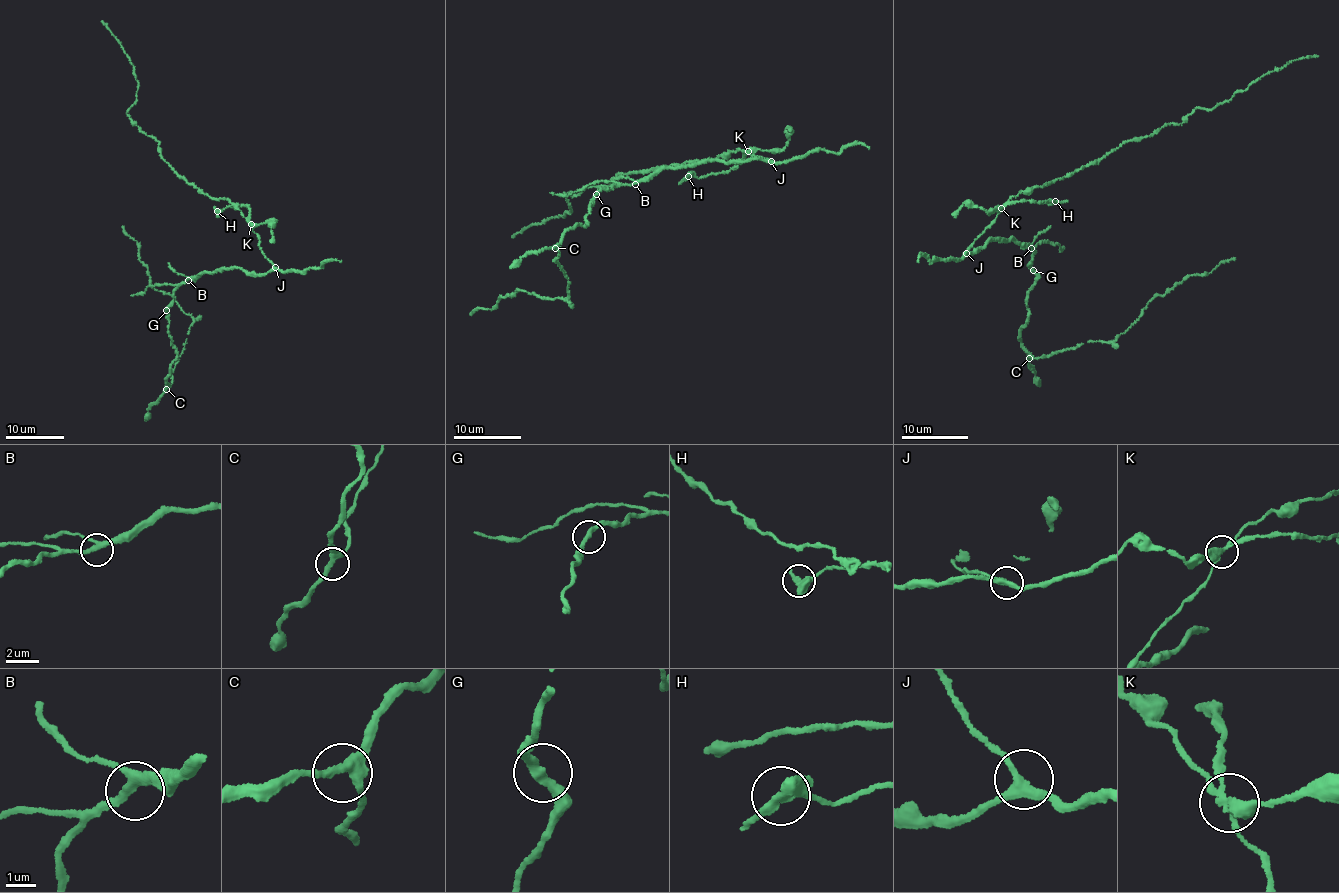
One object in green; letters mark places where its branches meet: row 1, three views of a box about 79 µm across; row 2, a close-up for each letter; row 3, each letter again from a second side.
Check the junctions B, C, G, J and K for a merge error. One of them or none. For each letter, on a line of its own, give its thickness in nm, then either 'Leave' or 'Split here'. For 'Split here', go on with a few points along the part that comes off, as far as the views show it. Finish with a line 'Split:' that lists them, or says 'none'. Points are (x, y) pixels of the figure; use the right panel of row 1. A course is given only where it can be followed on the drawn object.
B: Thickness 280 nm. Leave
C: Thickness 280 nm. Leave
G: Thickness 280 nm. Leave
J: Thickness 300 nm. Leave
K: Thickness 300 nm. Split here. Course of the part to remove: (1002, 208), (1029, 200), (1038, 203), (1045, 200), (1067, 202)
Split: K

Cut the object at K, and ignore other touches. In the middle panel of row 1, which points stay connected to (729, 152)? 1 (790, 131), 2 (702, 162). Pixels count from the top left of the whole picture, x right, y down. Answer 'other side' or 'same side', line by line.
1: other side
2: same side

